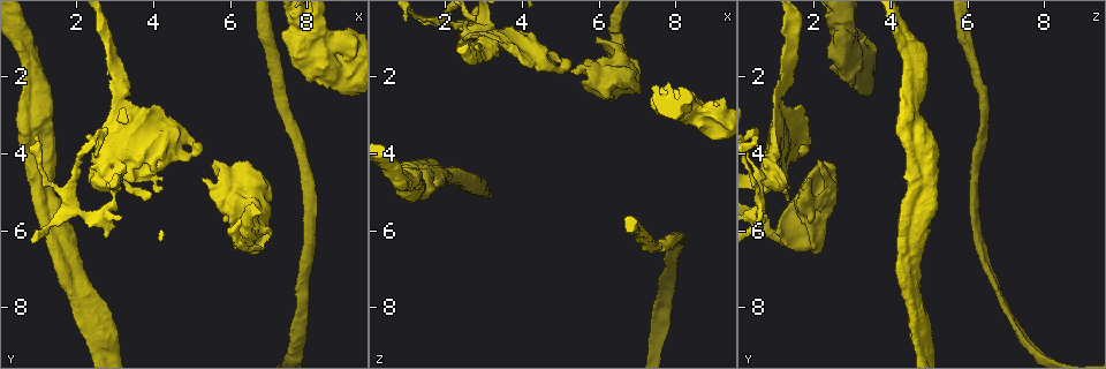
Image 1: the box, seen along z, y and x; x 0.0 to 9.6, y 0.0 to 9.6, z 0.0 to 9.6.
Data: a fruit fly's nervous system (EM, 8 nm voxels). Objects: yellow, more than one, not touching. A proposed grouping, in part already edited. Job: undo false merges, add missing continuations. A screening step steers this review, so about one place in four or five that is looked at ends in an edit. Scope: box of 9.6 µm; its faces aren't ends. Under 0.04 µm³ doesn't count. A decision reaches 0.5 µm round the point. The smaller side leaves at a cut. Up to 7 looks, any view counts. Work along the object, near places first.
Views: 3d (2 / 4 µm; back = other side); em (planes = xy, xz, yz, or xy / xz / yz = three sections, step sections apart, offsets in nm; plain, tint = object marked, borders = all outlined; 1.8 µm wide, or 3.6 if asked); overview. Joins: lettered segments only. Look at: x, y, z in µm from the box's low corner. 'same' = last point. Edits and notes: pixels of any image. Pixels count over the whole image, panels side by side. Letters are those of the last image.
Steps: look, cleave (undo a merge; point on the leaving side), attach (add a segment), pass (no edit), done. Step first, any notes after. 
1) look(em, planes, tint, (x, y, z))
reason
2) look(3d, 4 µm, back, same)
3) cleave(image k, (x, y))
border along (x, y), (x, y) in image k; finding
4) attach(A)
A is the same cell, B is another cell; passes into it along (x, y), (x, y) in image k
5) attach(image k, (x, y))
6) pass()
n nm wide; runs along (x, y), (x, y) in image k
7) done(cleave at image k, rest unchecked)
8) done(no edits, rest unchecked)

look(em, planes, borders, (3.05, 4.60, 0.80))

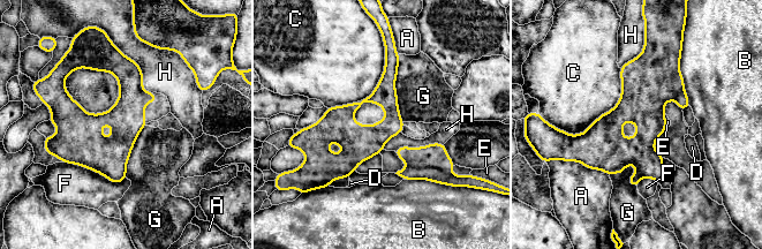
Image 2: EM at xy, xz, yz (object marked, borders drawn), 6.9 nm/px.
cleave(image 2, (432, 174))
A, B, C, D, E, F, G and H are other cells; two neurons meet here

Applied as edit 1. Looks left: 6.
look(overview)

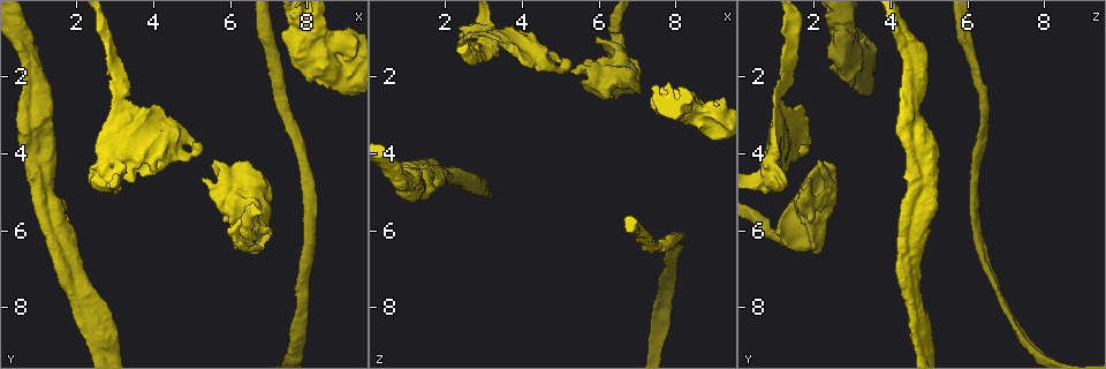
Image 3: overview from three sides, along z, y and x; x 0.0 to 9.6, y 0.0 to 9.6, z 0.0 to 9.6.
look(em, planes, borders, (3.85, 2.85, 1.45))
touches itself

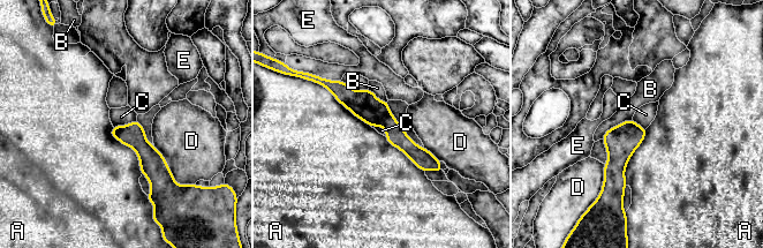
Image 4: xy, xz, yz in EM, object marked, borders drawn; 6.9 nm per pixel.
pass()
A, B, C, D and E are other cells; one neuron here

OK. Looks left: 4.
look(em, 3.6 µm, yz, step 16, tint, (6.05, 4.55, 2.30))
calibre changes

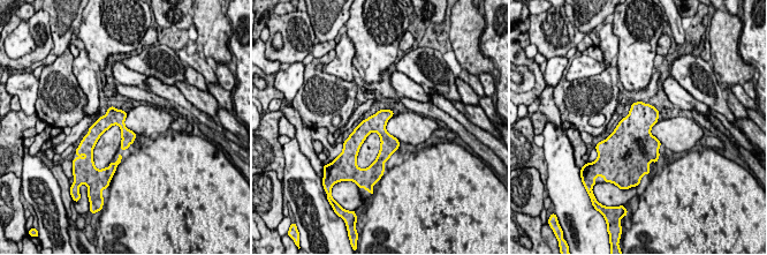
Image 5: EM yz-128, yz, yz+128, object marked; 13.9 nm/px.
look(em, 3.6 µm, planes, borders, same)

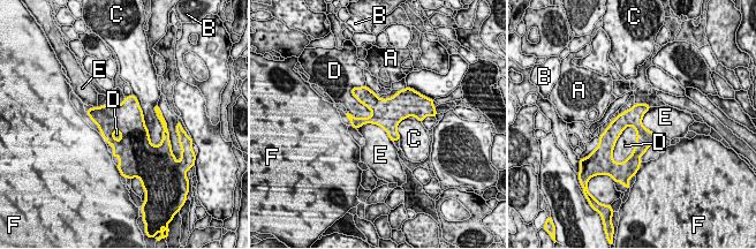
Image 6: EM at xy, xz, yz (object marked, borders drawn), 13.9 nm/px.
pass()
260 nm wide; A, B, C, D, E and F are other cells; border along (356, 127), (379, 125), (393, 142) in image 6; one neuron here

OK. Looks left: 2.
done(cleave at image 2, rest unchecked)

